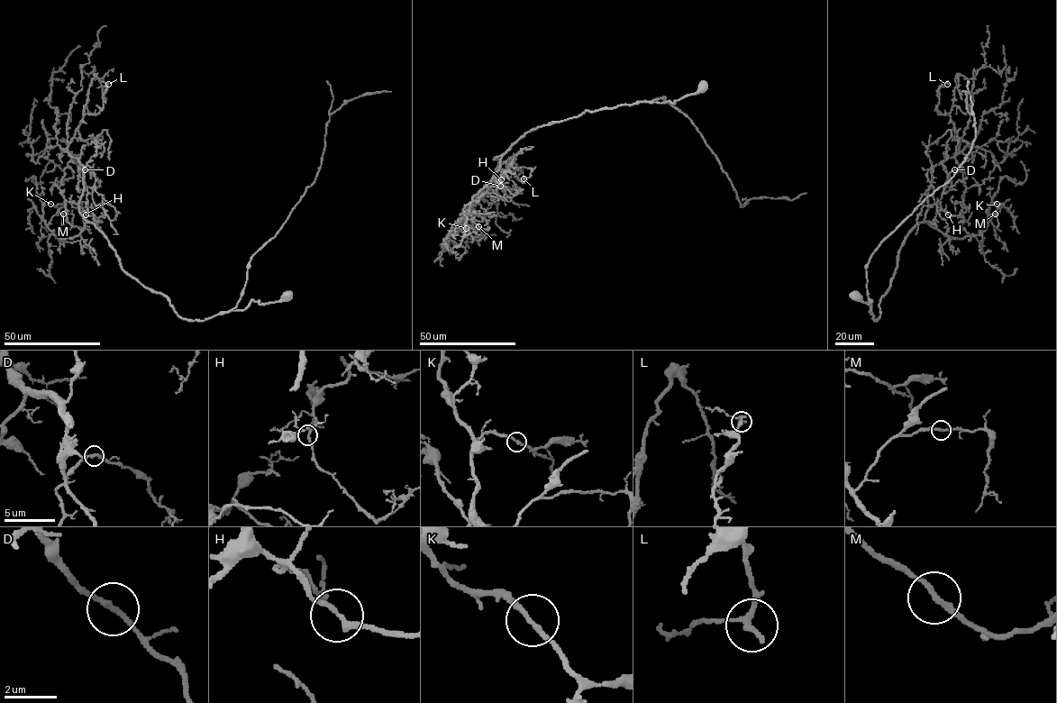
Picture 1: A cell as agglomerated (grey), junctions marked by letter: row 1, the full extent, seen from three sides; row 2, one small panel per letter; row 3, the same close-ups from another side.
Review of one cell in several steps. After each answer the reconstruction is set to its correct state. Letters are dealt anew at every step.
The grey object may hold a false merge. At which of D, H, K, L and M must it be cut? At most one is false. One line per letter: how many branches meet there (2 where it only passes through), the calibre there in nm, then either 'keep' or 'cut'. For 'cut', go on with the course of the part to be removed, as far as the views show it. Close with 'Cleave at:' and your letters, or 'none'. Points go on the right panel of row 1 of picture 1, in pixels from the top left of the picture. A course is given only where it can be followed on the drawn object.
D: branches 2; calibre 200 nm; keep
H: branches 2; calibre 200 nm; keep
K: branches 2; calibre 190 nm; keep
L: branches 2; calibre 200 nm; keep
M: branches 2; calibre 190 nm; keep
Cleave at: none

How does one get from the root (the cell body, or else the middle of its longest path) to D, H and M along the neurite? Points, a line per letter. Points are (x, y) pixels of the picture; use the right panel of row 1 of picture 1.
D: (855, 296), (871, 301), (876, 320), (898, 250), (924, 220), (932, 168), (942, 164), (948, 173), (954, 169)
H: (855, 296), (871, 301), (876, 320), (941, 164), (948, 214)
M: (855, 296), (871, 301), (876, 320), (898, 250), (917, 224), (963, 238), (979, 234), (987, 215), (995, 214)

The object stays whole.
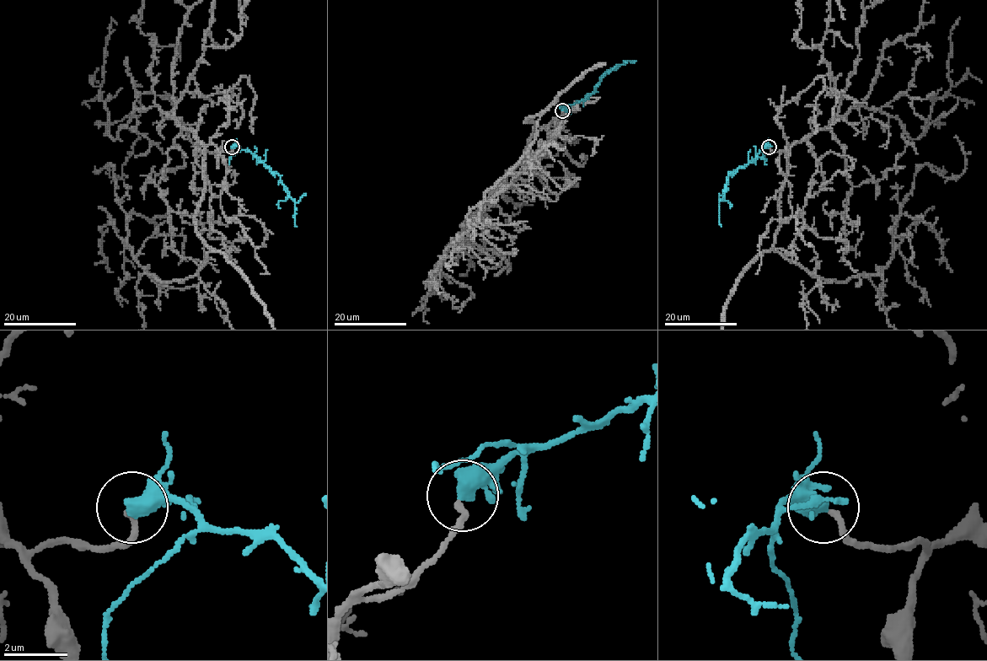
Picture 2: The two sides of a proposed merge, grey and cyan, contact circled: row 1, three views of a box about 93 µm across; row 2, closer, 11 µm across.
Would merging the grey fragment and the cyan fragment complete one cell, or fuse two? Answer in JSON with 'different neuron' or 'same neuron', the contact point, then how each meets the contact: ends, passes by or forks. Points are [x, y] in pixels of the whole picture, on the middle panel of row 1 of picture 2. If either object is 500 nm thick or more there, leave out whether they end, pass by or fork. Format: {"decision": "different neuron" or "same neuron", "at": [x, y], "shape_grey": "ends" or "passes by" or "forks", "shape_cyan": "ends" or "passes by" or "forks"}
{"decision": "same neuron", "at": [562, 110]}

